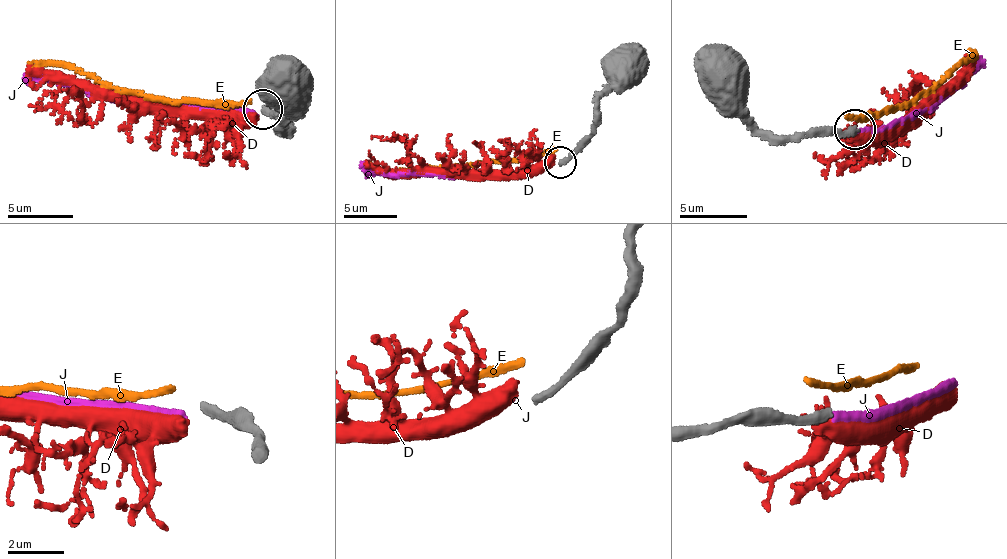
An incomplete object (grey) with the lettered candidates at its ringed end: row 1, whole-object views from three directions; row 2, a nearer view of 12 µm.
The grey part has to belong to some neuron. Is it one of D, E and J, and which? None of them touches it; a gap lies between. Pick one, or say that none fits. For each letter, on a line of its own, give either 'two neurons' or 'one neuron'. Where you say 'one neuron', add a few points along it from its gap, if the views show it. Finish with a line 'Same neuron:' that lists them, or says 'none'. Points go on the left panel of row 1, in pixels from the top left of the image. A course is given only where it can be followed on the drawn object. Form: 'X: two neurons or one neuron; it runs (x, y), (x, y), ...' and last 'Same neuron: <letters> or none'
D: two neurons
E: two neurons
J: one neuron; it runs (254, 112), (90, 96), (36, 77), (23, 78)
Same neuron: J

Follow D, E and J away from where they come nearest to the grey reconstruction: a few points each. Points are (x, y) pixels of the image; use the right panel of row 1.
D: (857, 135), (896, 123), (938, 95), (917, 80), (911, 86), (925, 82)
E: (846, 117), (874, 116), (919, 97), (975, 55), (969, 48)
J: (858, 131), (888, 126), (923, 111), (965, 79), (973, 67), (967, 64)

